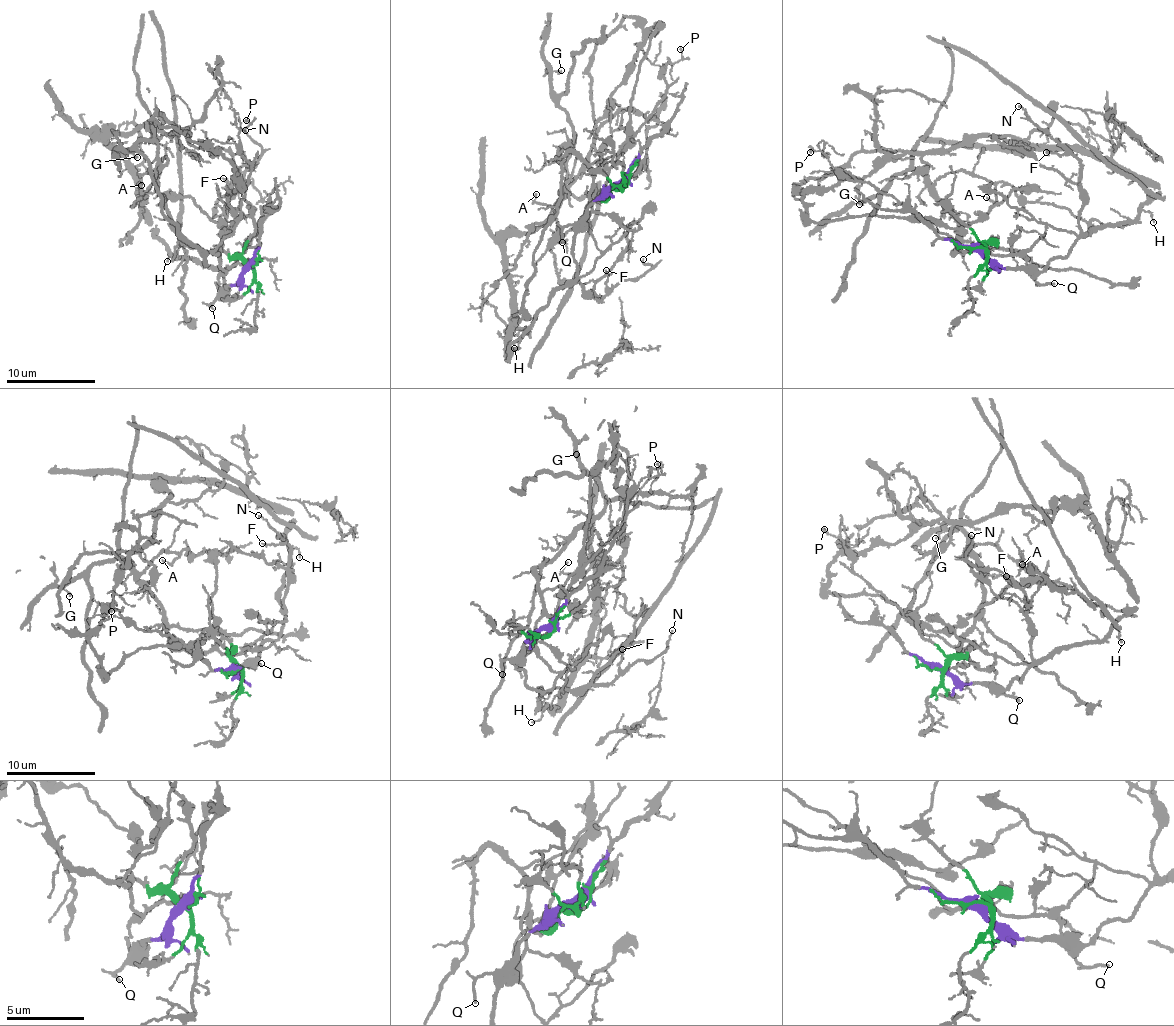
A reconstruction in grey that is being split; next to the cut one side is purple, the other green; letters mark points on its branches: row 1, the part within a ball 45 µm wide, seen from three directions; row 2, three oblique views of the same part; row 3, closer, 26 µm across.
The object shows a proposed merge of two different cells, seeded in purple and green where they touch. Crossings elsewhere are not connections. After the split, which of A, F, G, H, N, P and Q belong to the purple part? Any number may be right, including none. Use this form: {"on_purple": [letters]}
{"on_purple": ["F", "H", "N", "Q"]}

